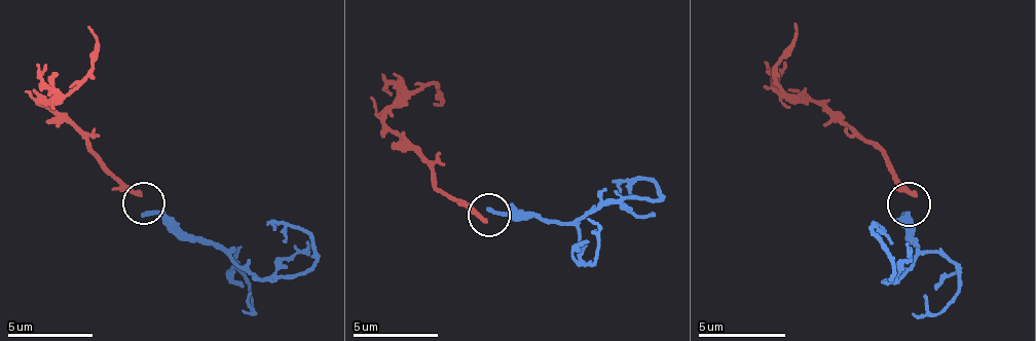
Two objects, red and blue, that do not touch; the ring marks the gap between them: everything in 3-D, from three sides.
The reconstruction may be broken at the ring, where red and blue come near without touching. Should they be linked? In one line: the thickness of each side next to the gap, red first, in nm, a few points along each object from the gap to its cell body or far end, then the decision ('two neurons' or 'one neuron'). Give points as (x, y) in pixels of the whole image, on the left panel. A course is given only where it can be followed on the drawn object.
calibres 260 and 280 nm; course red (140, 194), (106, 168), (68, 122), (38, 105), (60, 101), (89, 75), (98, 45), (89, 25); course blue (145, 212), (165, 212), (259, 275), (302, 275), (315, 250), (306, 233), (289, 224), (281, 241); two neurons

